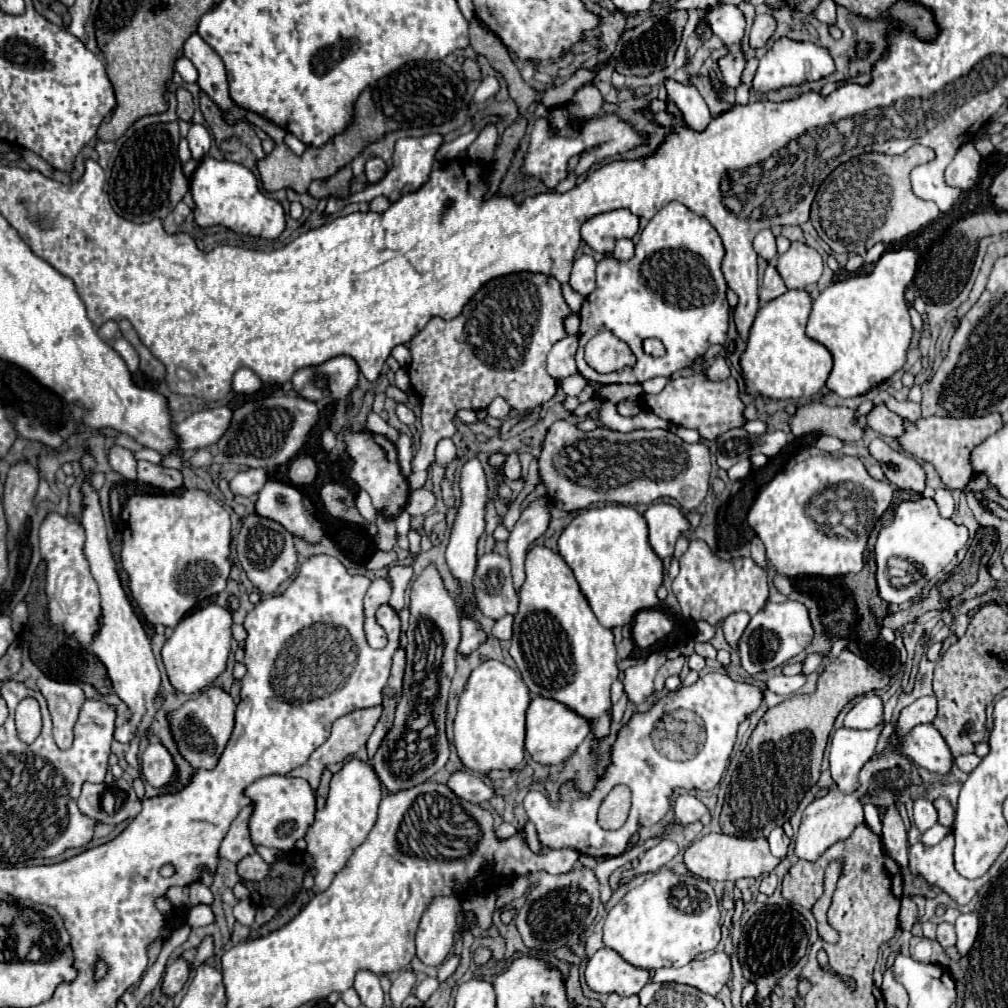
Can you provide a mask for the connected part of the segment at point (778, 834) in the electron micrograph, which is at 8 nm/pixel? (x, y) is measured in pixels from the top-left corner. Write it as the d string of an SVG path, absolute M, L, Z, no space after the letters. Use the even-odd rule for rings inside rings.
M777 826L777 828L773 828L773 832L769 834L769 846L771 846L771 852L775 854L775 856L787 856L787 850L789 850L789 844L791 844L791 840L789 840L789 836L783 832L783 828L781 826Z

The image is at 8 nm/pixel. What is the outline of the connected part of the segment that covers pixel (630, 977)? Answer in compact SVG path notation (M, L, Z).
M597 950L585 968L585 982L597 994L633 996L649 982L649 972L631 966L615 950Z

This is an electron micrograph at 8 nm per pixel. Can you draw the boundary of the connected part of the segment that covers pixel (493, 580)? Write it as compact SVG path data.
M489 552L479 556L477 572L473 578L475 596L479 610L493 620L503 618L505 614L517 612L517 594L511 582L511 562L509 558Z

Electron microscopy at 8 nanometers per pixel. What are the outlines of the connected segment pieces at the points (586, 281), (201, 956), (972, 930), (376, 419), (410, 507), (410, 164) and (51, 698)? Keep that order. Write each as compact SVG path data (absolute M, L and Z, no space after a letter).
M583 254L573 262L571 286L581 296L587 296L593 292L593 288L595 288L595 260L591 256Z
M207 936L203 942L201 942L201 946L199 946L199 952L197 952L197 958L195 958L195 962L193 964L201 964L201 962L205 962L205 960L209 960L213 956L213 938L211 936Z
M967 912L961 914L955 920L955 930L957 930L957 950L961 954L967 954L977 938L977 930L979 930L979 920L975 912Z
M369 412L369 416L367 416L367 428L369 428L371 432L389 436L389 440L393 440L393 442L397 442L397 438L399 438L399 432L397 432L395 428L391 428L391 426L389 426L379 414L375 414L375 412Z
M417 488L409 494L409 504L407 504L407 512L411 516L423 516L427 514L431 508L435 506L435 496L431 490L427 488Z
M425 134L419 138L399 138L395 142L393 166L383 180L379 192L391 202L397 202L409 192L417 192L429 178L435 164L437 148L443 144L441 134Z
M47 676L37 680L39 692L45 696L51 718L53 718L53 738L59 748L69 748L73 744L73 726L77 722L85 694L79 684L55 682Z

